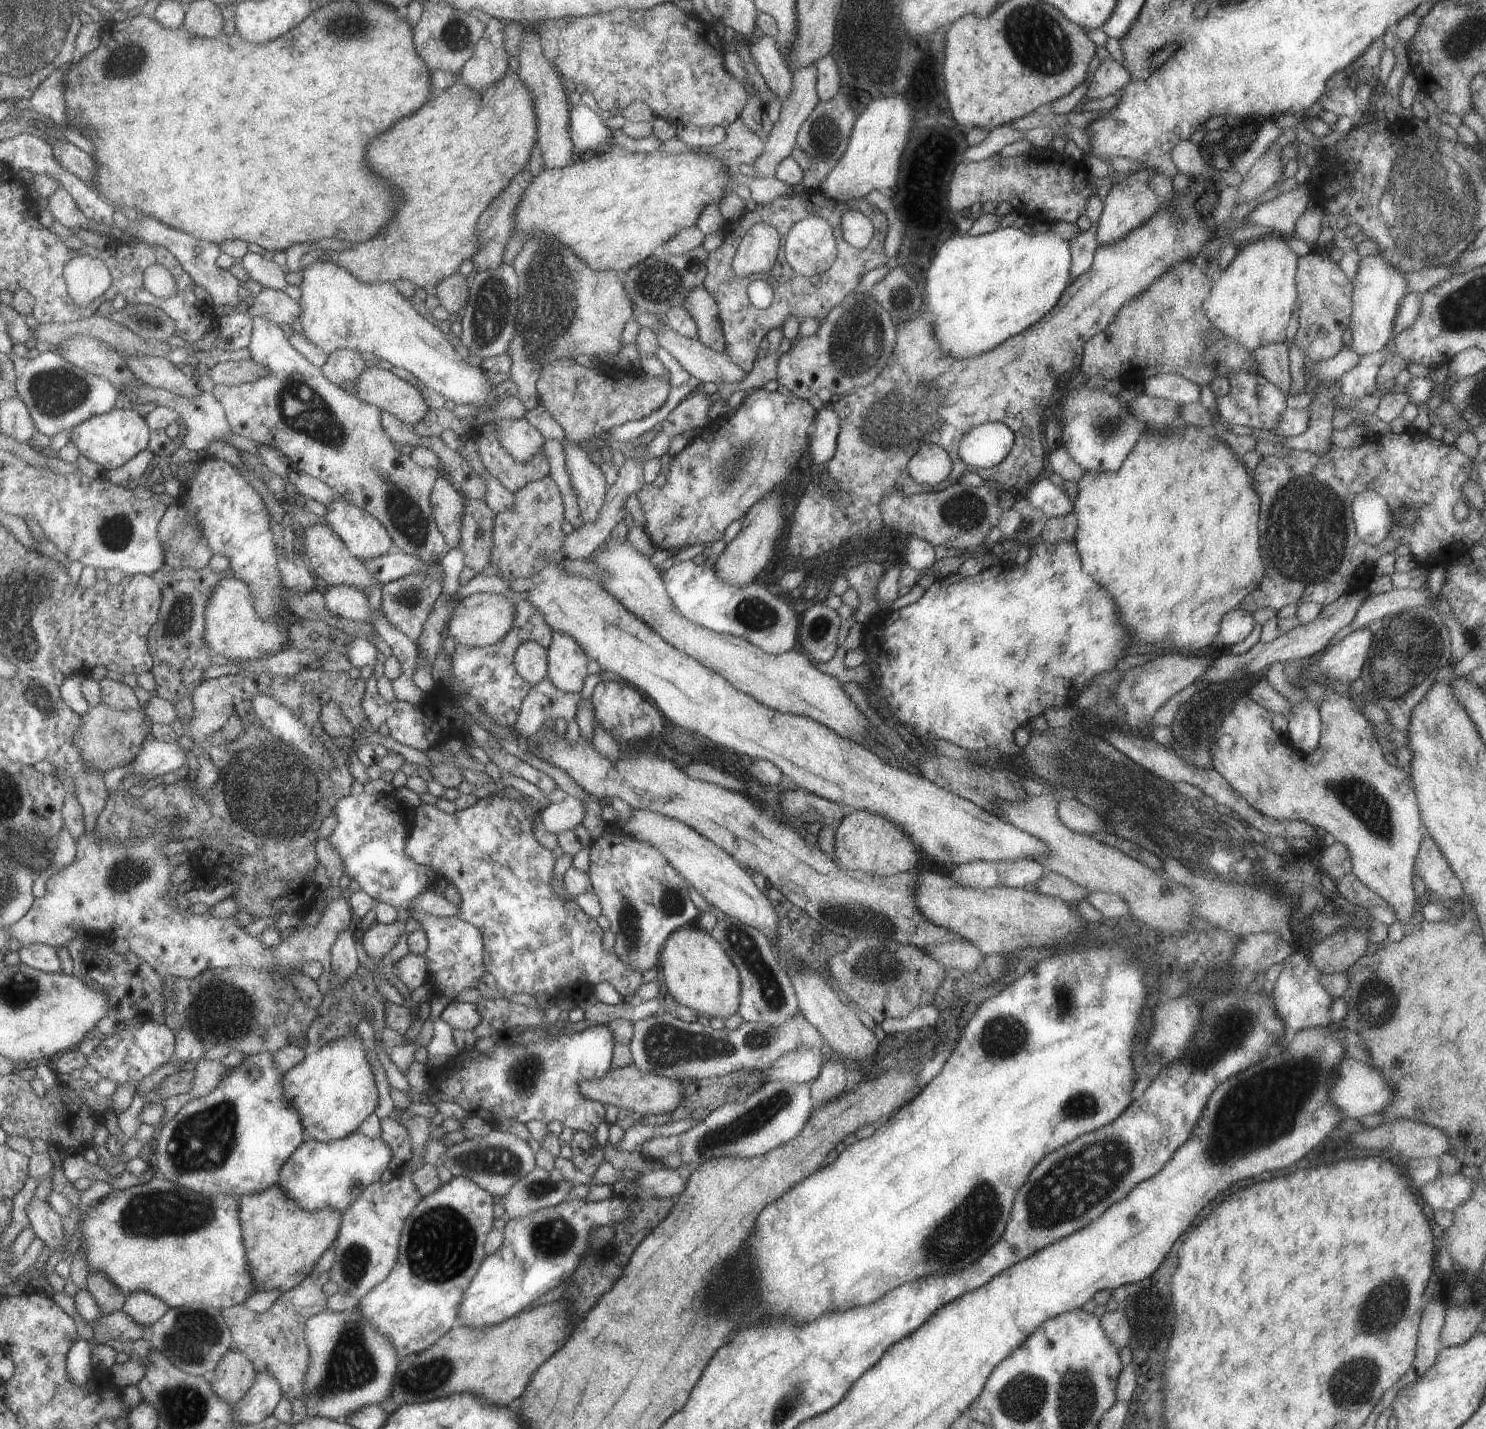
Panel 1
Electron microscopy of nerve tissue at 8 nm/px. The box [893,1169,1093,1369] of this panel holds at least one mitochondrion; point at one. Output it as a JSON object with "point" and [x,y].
{"point":[964,1234]}

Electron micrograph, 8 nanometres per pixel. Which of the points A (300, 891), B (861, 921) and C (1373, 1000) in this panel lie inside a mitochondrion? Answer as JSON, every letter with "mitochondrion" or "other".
{"A":"other","B":"mitochondrion","C":"mitochondrion"}

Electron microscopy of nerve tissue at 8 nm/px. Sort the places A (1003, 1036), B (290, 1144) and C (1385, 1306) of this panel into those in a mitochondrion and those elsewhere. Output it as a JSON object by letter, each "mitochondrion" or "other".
{"A":"mitochondrion","B":"other","C":"mitochondrion"}

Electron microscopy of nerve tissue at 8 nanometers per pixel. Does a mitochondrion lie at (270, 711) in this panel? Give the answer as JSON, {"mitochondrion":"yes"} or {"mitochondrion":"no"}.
{"mitochondrion":"no"}

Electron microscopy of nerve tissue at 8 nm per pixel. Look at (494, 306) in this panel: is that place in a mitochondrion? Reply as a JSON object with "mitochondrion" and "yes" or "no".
{"mitochondrion":"yes"}

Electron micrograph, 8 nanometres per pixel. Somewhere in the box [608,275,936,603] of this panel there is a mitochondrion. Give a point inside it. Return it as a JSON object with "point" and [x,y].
{"point":[857,341]}

